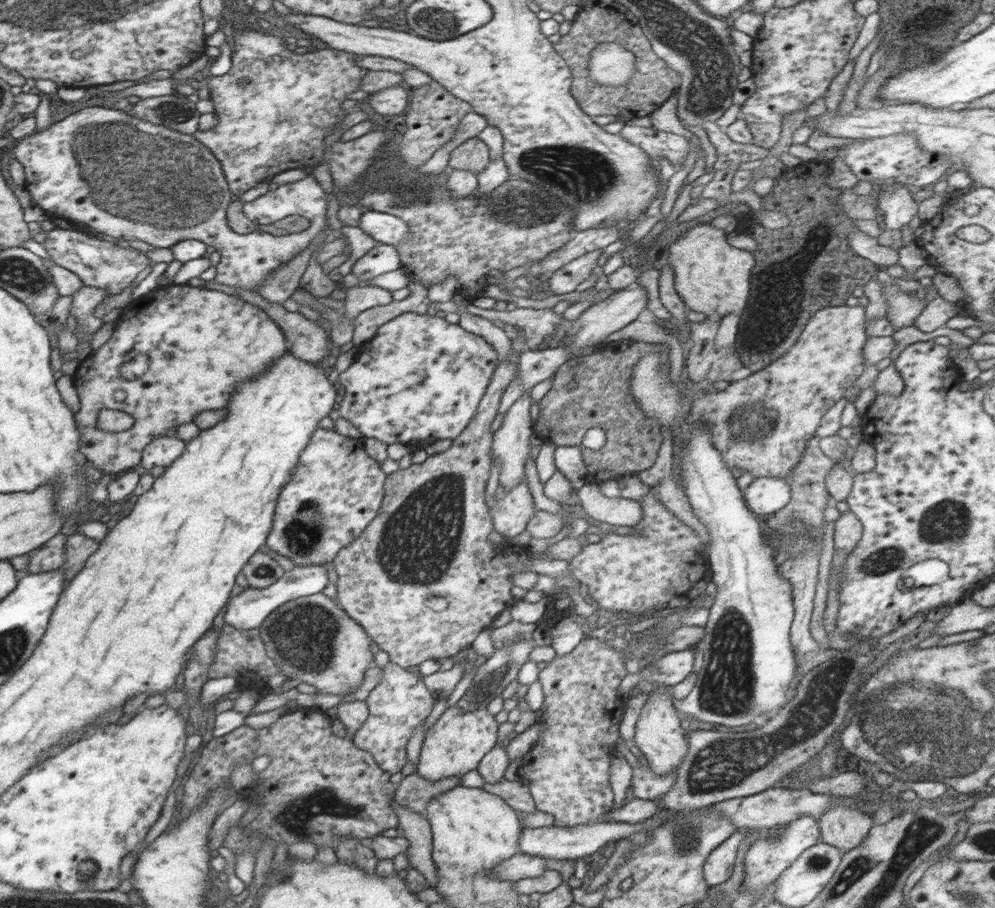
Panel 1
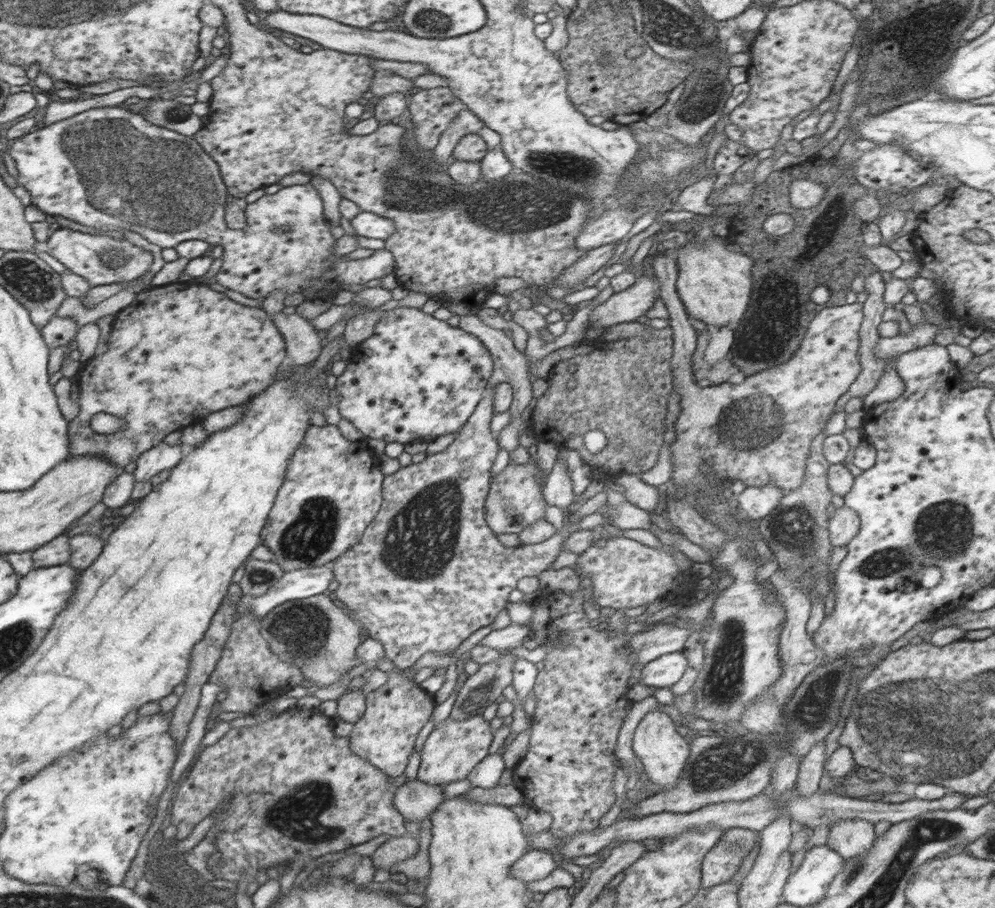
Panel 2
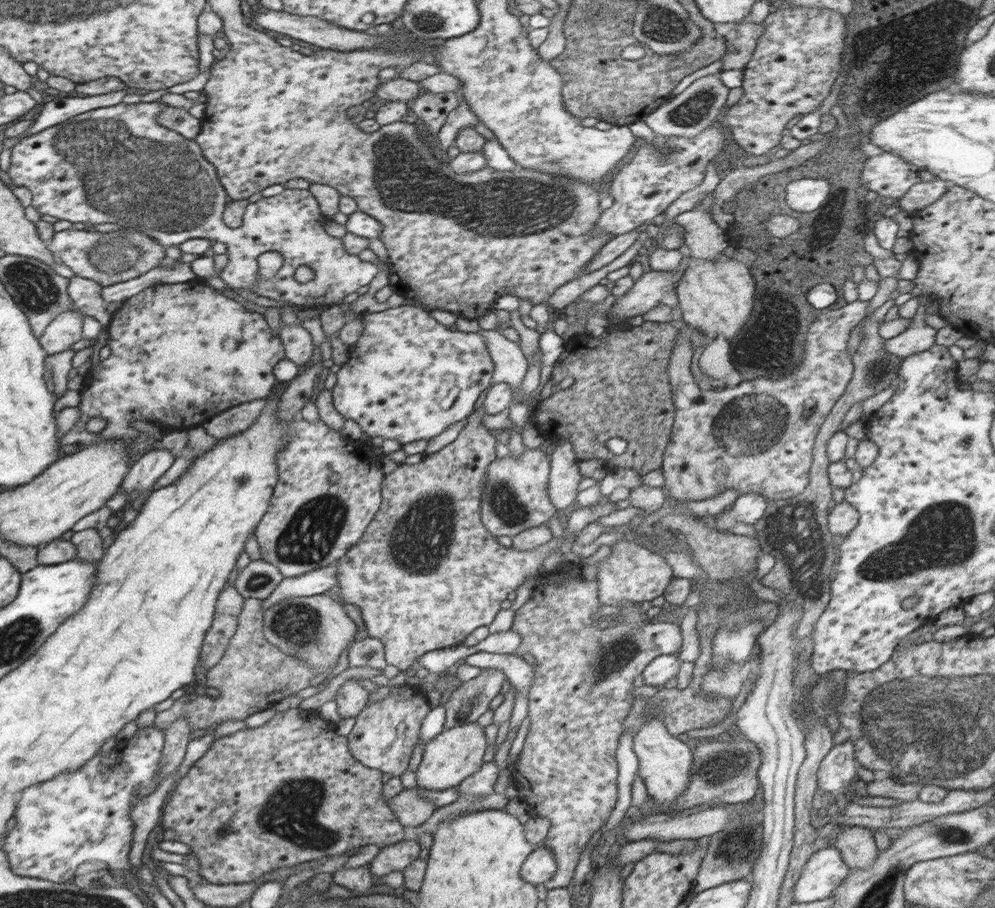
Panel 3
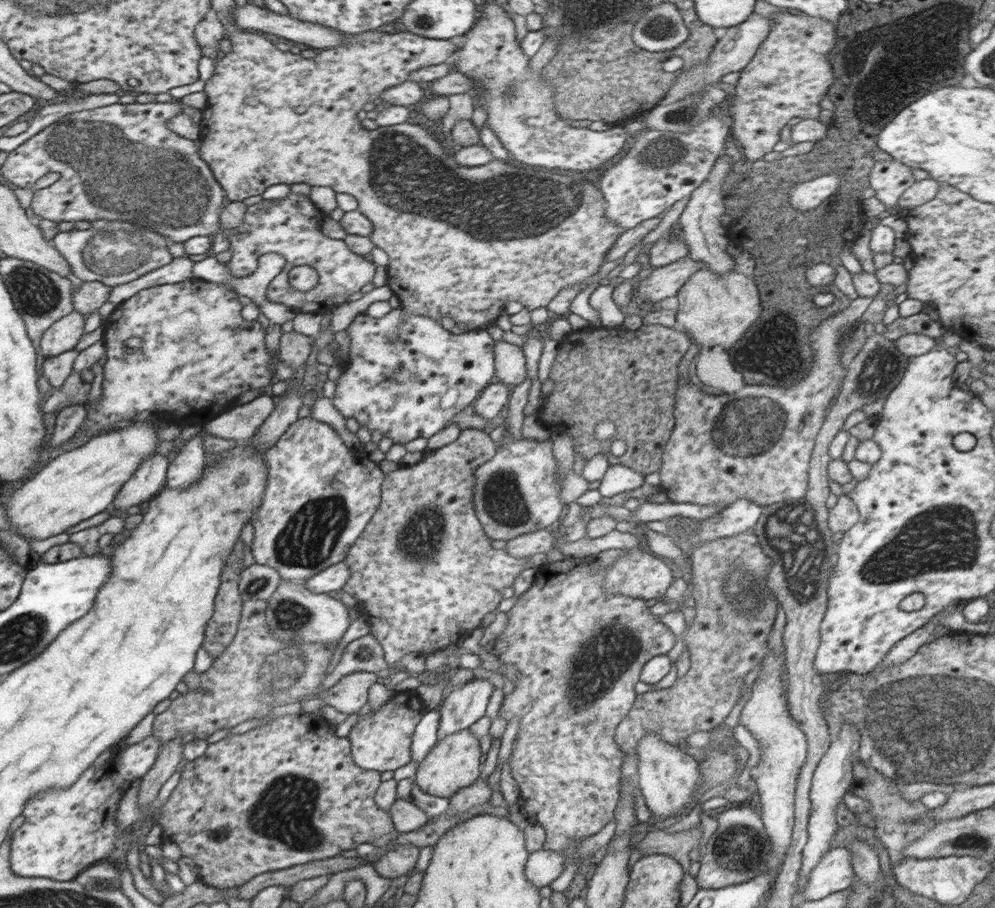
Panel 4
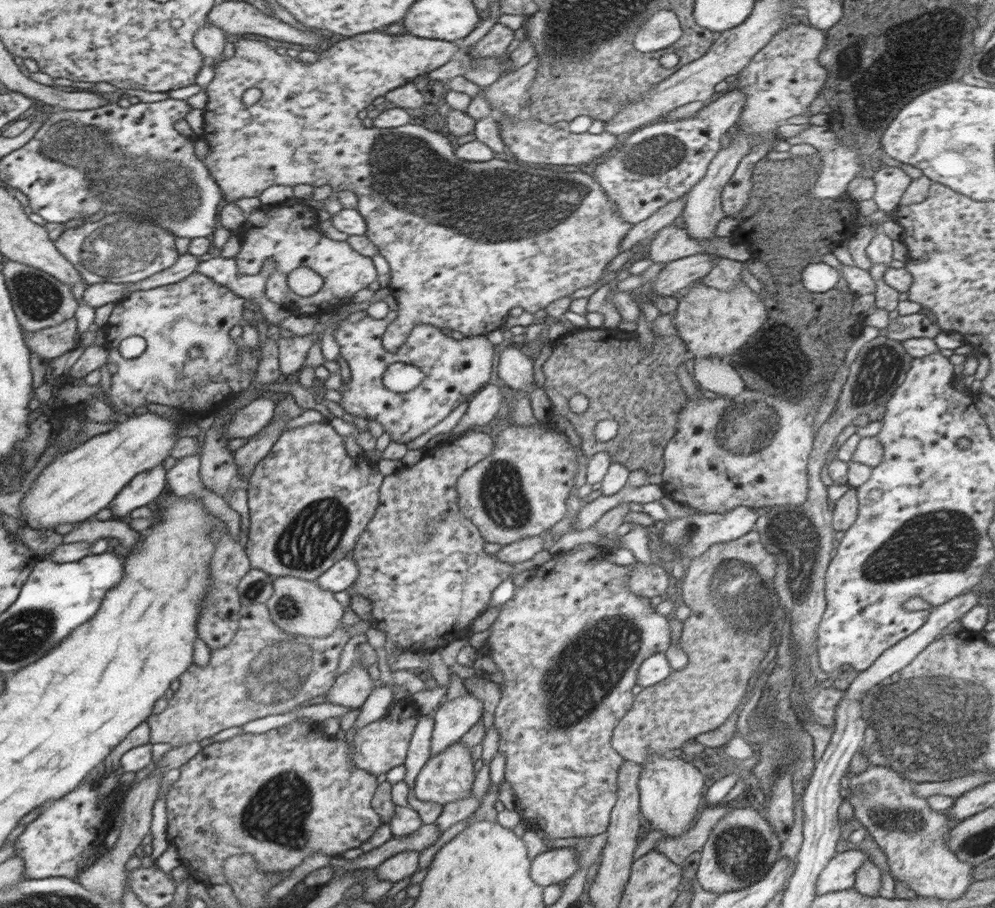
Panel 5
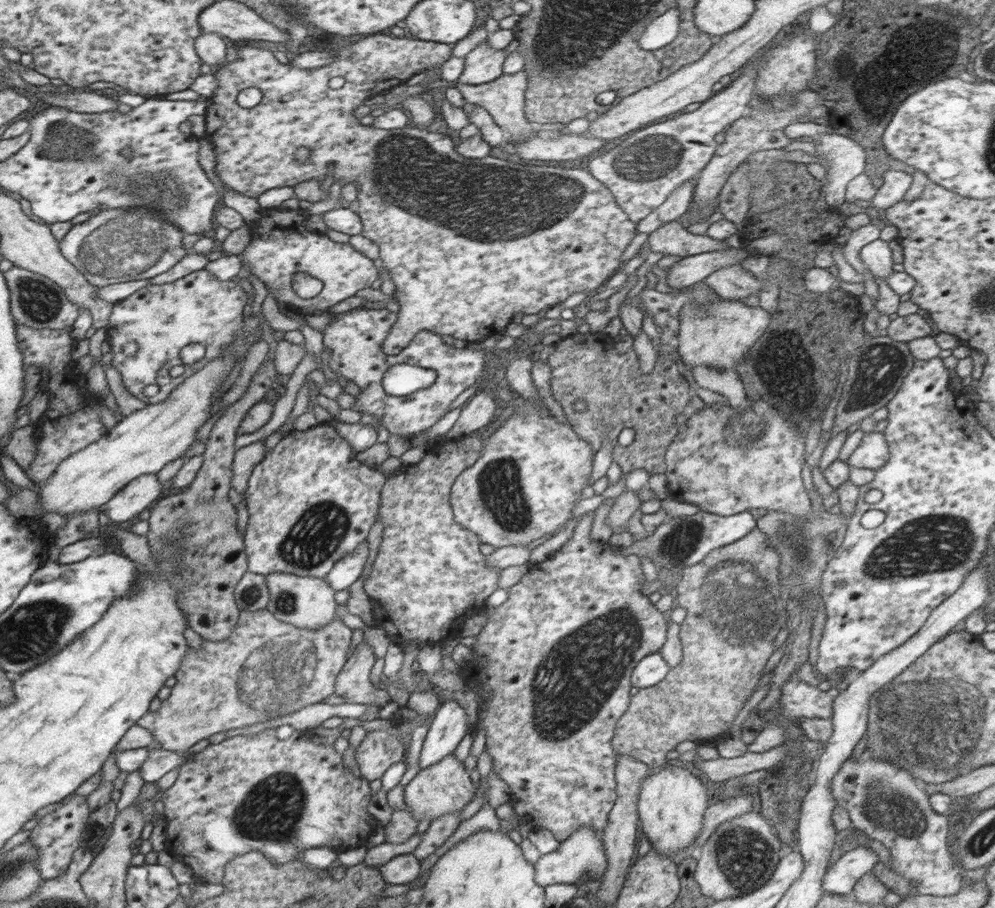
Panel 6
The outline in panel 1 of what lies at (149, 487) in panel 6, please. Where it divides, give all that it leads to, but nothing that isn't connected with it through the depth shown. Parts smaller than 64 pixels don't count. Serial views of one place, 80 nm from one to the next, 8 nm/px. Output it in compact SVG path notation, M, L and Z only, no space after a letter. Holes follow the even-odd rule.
M167 435L158 436L141 452L141 466L146 473L150 473L155 466L162 469L170 466L185 449L183 440Z

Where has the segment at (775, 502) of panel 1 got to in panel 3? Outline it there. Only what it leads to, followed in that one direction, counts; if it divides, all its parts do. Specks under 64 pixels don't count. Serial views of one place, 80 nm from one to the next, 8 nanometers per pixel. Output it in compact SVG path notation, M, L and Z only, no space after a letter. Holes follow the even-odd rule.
M749 492L739 495L731 510L716 516L714 518L716 522L710 528L730 533L738 522L754 526L755 522L764 516L769 504L770 500L761 494Z

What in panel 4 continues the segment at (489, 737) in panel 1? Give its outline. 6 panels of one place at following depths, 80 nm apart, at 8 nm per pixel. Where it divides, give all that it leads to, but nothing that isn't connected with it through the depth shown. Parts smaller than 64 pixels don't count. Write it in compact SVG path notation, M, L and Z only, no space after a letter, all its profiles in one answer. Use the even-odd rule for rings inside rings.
M470 728L448 734L442 741L438 740L434 748L430 749L413 778L422 792L451 799L460 788L474 784L481 776L480 757L482 755L480 740L474 737L474 733L470 733Z

